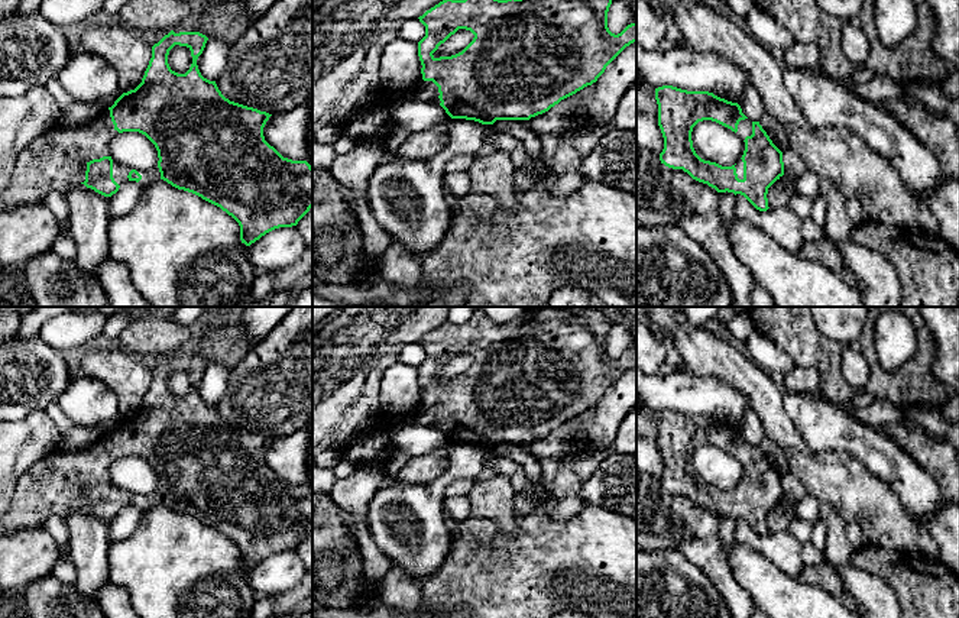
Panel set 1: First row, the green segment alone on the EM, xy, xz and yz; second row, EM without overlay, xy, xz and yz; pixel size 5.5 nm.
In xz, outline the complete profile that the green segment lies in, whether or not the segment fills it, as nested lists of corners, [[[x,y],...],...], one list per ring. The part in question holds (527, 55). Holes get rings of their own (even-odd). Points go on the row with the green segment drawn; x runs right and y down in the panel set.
[[[443,0],[422,16],[419,22],[425,26],[425,36],[418,42],[418,56],[421,61],[421,78],[409,90],[402,91],[405,96],[419,101],[434,103],[437,98],[440,106],[451,119],[474,120],[482,124],[493,124],[496,120],[529,120],[538,114],[548,111],[561,100],[576,94],[587,85],[592,85],[605,72],[606,67],[631,43],[636,42],[636,22],[628,25],[621,33],[615,35],[608,27],[608,12],[612,0]],[[459,29],[470,30],[473,41],[459,54],[451,56],[435,58],[432,54]]]

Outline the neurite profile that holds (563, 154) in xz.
[[[612,124],[579,126],[563,135],[544,135],[541,158],[547,169],[547,188],[557,197],[568,197],[580,190],[584,178],[580,172],[583,159],[594,149],[597,142]]]

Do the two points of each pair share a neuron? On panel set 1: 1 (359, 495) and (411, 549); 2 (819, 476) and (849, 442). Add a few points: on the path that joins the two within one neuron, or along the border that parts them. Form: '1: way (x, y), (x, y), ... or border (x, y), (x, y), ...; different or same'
1: border (381, 487), (368, 510), (368, 530), (372, 539); different
2: border (809, 446), (815, 450), (846, 450), (868, 471); different

